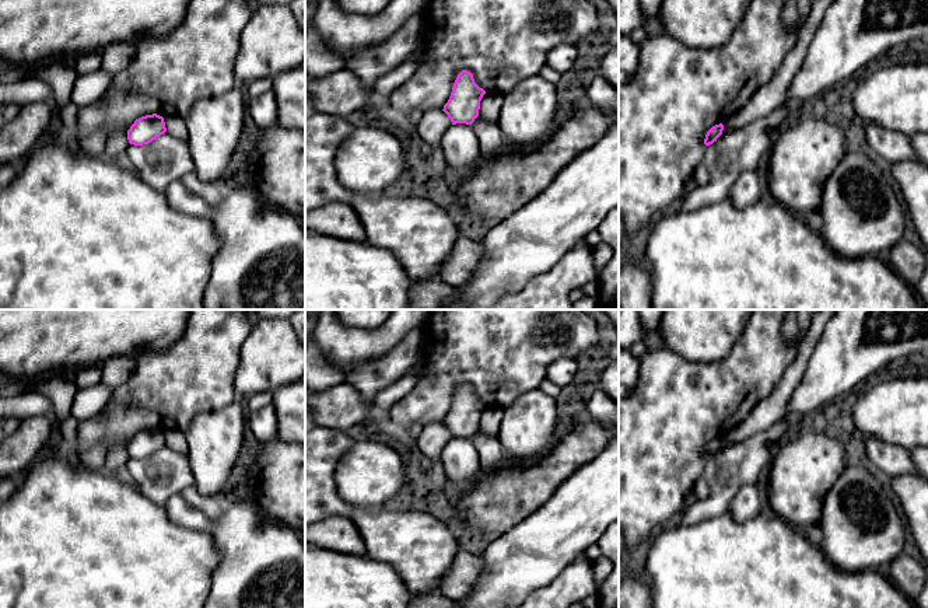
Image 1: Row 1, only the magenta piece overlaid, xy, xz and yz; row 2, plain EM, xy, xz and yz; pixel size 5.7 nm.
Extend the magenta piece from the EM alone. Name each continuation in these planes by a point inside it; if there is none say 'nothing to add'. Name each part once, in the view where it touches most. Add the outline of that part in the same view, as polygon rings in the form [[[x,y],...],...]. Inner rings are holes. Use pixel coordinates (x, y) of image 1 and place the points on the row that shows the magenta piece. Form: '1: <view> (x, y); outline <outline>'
nothing to add

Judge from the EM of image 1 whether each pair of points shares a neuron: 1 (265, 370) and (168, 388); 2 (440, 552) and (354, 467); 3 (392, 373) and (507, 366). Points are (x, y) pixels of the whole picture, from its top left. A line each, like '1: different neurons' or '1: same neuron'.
1: different neurons
2: different neurons
3: different neurons

